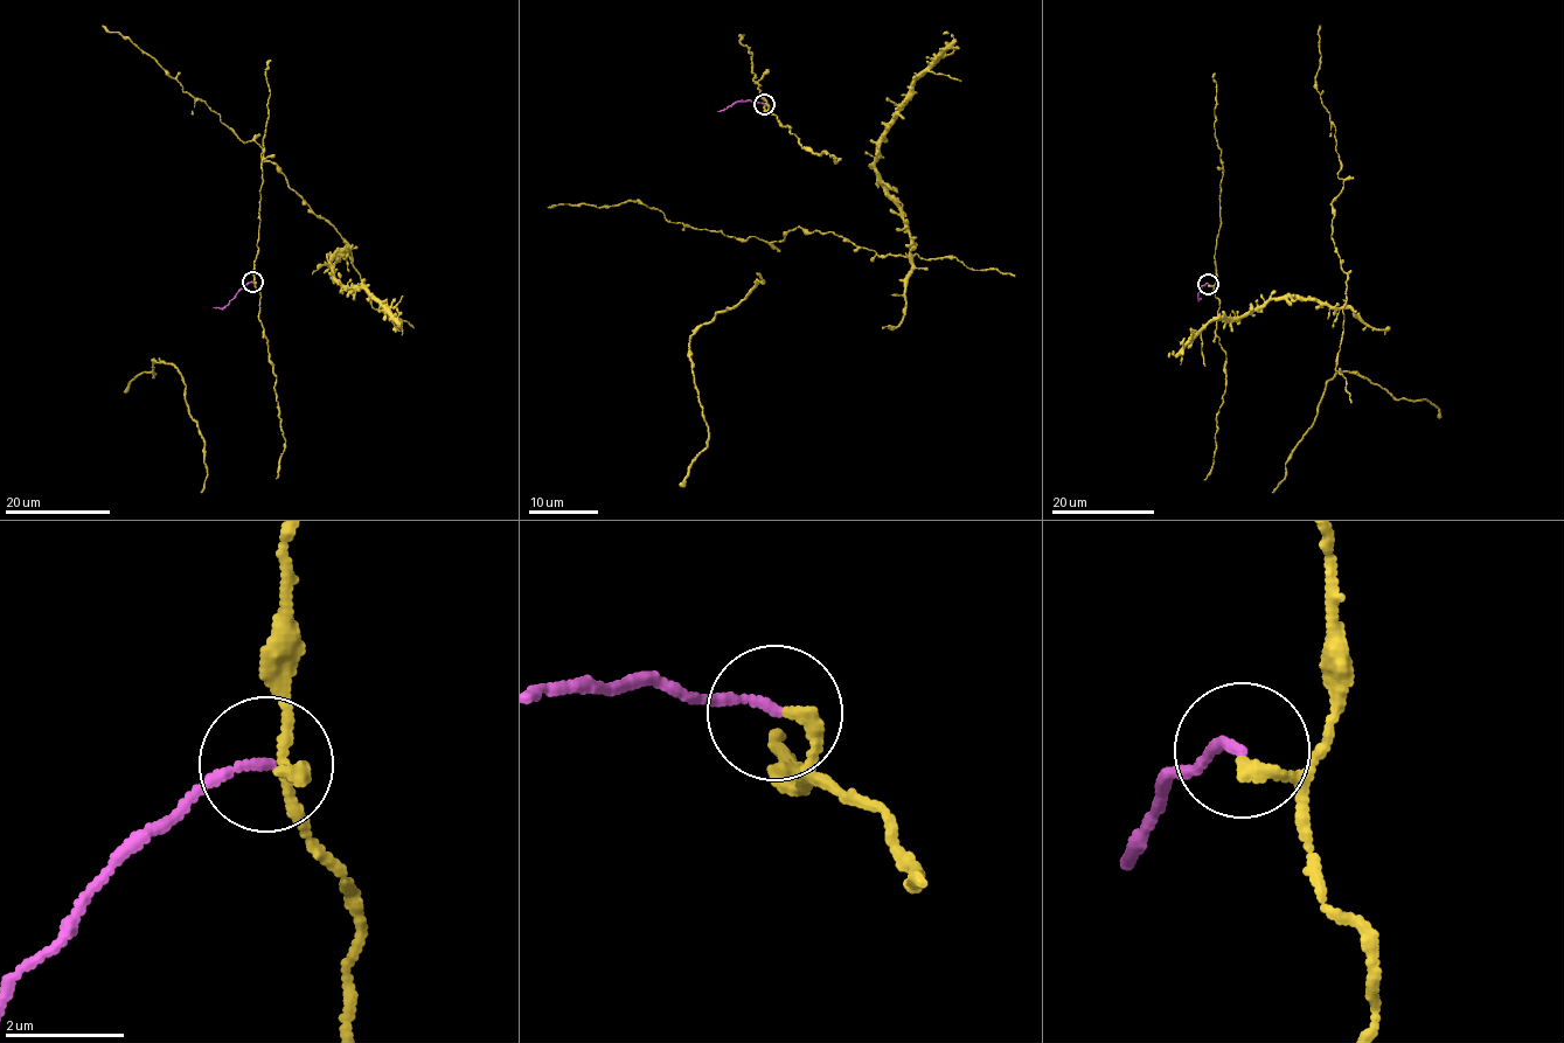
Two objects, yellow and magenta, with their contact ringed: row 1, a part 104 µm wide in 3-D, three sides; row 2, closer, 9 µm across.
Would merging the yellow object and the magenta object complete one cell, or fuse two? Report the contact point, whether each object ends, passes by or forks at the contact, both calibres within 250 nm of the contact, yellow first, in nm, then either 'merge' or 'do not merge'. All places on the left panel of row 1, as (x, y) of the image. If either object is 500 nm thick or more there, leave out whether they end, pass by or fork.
(252, 282) | yellow ends | magenta ends | 240/150 nm | do not merge

